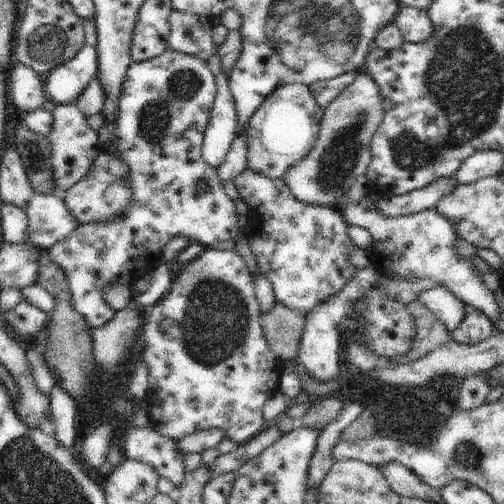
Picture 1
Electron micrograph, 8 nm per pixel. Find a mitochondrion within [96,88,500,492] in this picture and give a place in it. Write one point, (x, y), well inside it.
(216, 320)

